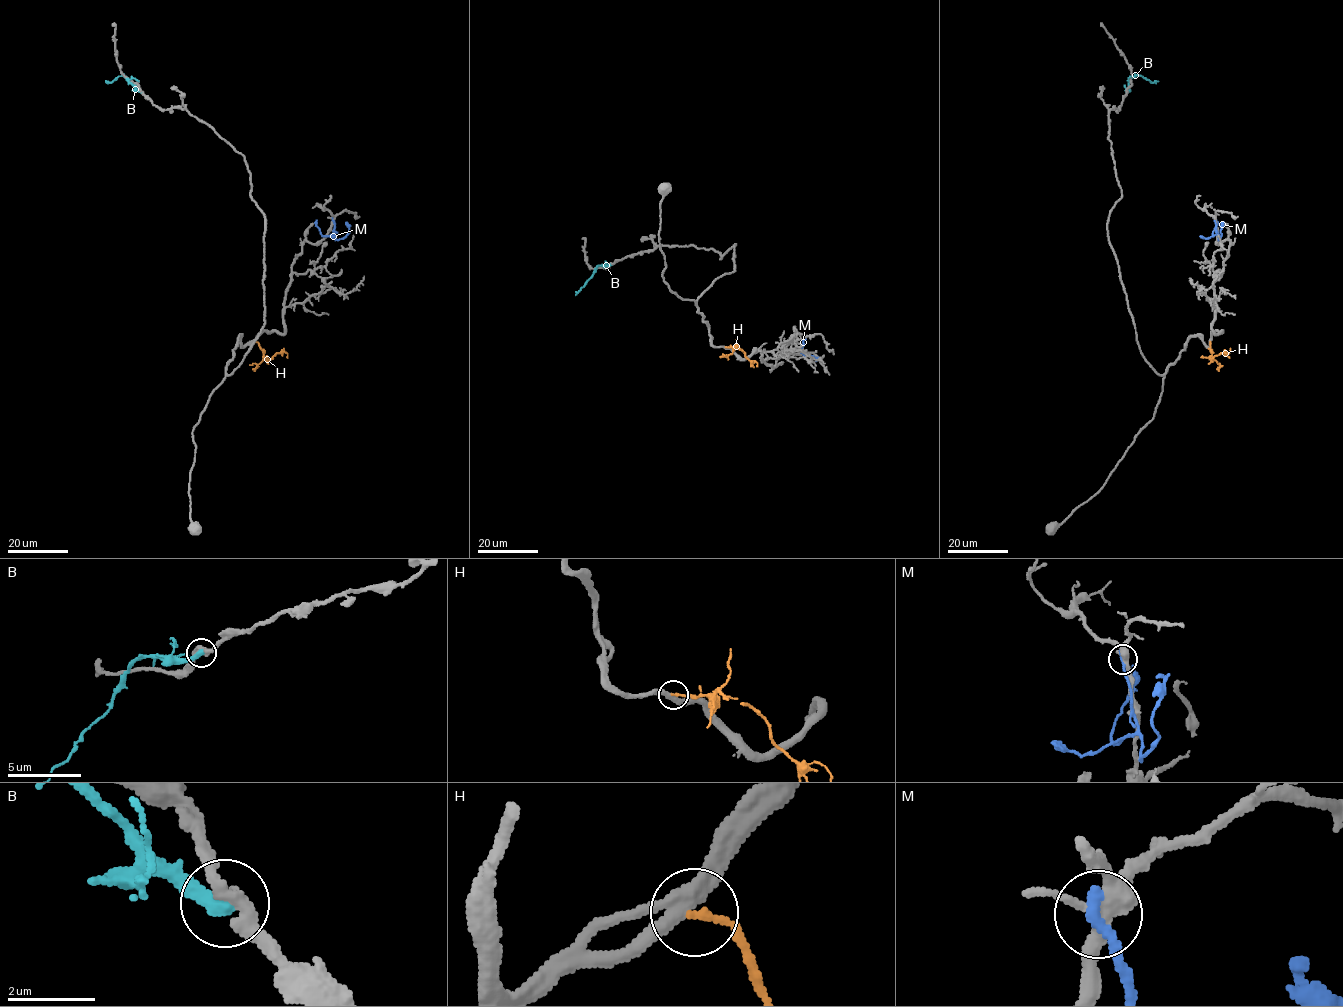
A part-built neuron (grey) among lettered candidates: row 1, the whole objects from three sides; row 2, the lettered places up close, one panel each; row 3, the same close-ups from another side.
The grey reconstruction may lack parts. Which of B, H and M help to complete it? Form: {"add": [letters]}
{"add": []}

